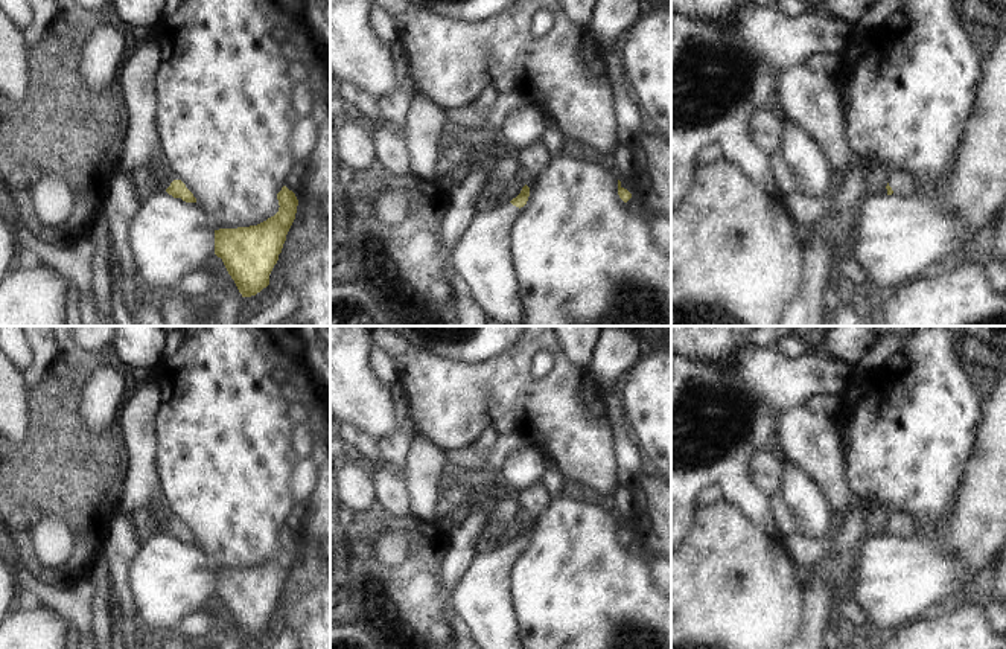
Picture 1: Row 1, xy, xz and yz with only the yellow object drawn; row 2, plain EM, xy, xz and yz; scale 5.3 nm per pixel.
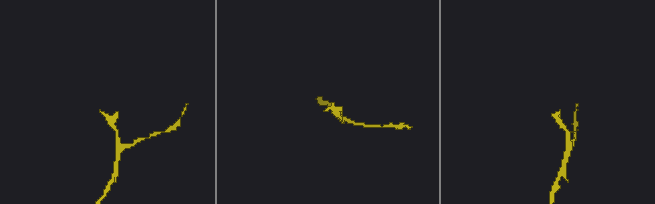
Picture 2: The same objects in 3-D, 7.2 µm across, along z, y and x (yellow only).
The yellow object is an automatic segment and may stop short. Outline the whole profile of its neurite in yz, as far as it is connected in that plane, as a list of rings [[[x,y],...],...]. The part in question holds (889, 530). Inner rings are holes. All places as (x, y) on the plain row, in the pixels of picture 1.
[[[890,512],[889,524],[886,527],[887,536],[906,538],[912,535],[916,529],[915,520],[901,512]]]

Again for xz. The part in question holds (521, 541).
[[[525,526],[511,542],[501,542],[492,551],[476,553],[452,593],[452,608],[457,617],[466,622],[479,649],[522,649],[510,597],[510,571],[528,538],[530,529]]]

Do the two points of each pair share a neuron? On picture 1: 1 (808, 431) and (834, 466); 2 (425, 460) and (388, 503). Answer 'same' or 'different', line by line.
1: same
2: different

